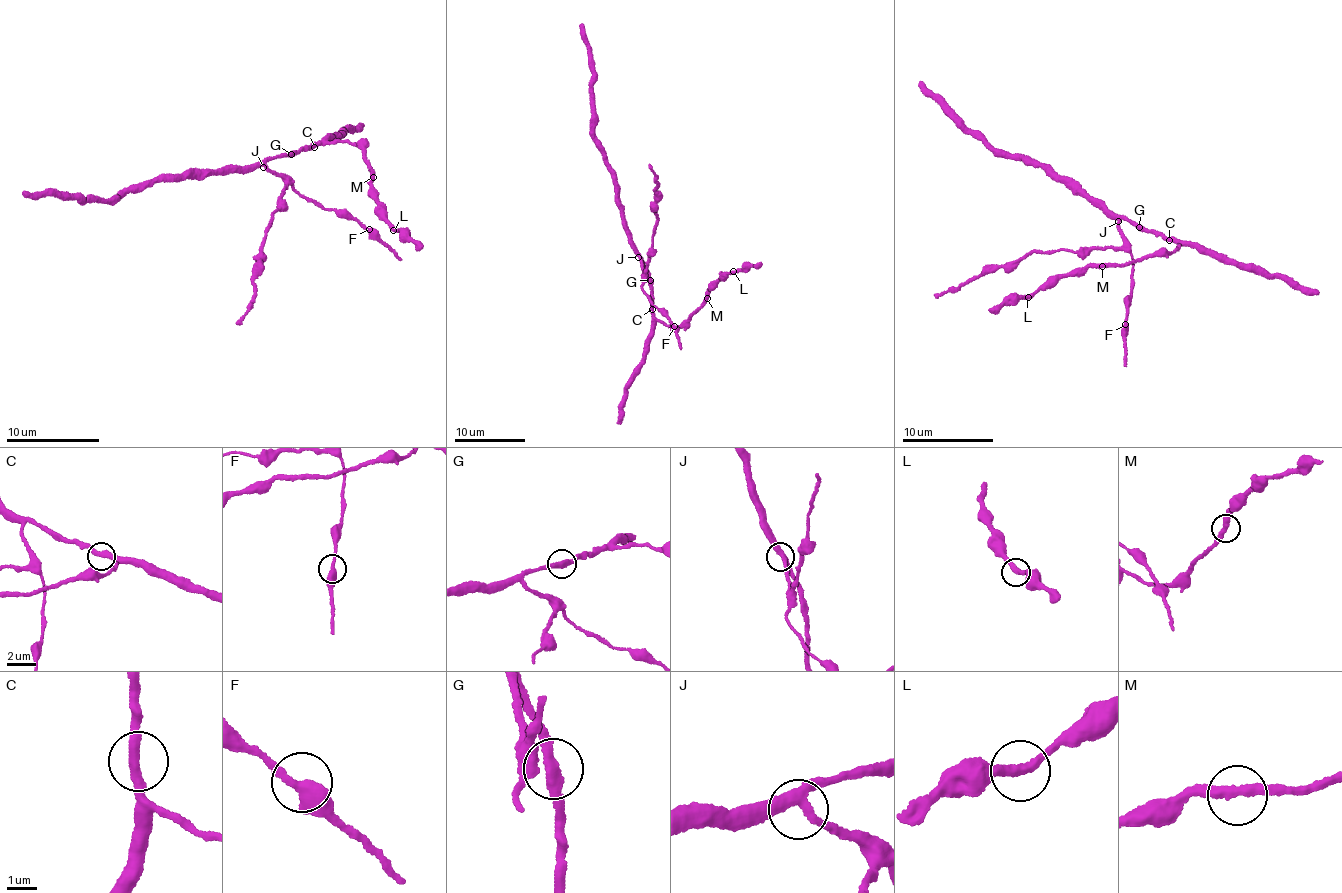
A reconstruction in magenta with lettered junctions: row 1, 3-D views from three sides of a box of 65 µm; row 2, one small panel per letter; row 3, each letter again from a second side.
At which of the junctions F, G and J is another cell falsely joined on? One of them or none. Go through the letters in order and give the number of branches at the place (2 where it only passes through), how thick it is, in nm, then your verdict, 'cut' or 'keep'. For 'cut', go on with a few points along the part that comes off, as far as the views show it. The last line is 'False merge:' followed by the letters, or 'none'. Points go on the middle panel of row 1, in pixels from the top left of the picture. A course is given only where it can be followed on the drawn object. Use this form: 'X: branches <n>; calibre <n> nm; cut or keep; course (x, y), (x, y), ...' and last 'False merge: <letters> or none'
F: branches 2; calibre 400 nm; keep
G: branches 2; calibre 360 nm; keep
J: branches 3; calibre 320 nm; keep
False merge: none

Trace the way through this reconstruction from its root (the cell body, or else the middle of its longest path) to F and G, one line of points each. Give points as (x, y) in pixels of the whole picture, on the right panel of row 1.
F: (1116, 217), (1133, 267), (1129, 275), (1132, 291), (1125, 298), (1125, 324)
G: (1116, 217), (1140, 227)

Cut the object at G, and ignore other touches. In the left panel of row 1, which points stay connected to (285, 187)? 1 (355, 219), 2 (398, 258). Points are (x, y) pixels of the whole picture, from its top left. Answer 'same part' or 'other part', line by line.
1: same part
2: same part

